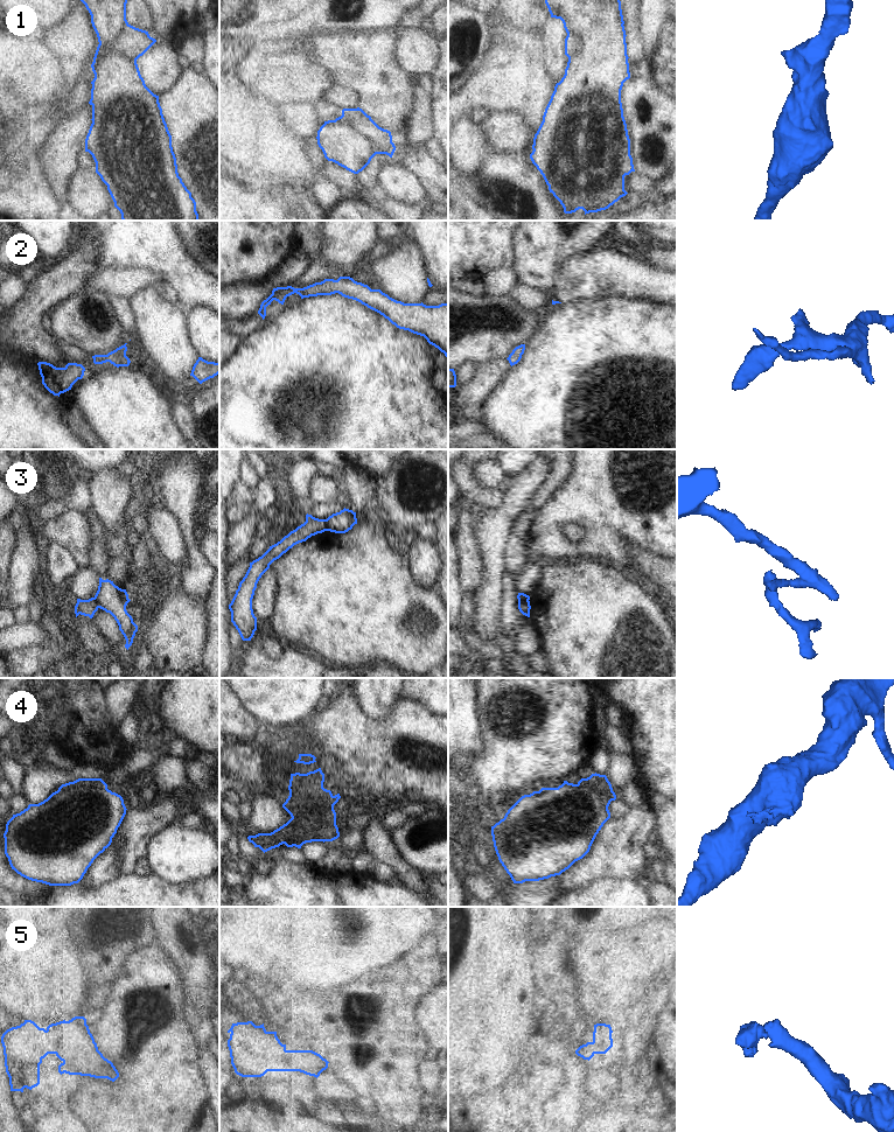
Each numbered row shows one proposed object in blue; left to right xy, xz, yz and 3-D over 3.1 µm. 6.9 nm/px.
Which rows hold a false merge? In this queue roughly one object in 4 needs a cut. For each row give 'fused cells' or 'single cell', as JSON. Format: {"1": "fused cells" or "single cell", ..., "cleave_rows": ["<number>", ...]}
{"1": "fused cells", "2": "single cell", "3": "fused cells", "4": "single cell", "5": "single cell", "cleave_rows": ["1", "3"]}

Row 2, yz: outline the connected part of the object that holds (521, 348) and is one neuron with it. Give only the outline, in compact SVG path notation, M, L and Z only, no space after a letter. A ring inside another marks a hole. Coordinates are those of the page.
M521 344L512 350L512 352L507 358L511 366L521 361L524 350L525 350L525 344Z

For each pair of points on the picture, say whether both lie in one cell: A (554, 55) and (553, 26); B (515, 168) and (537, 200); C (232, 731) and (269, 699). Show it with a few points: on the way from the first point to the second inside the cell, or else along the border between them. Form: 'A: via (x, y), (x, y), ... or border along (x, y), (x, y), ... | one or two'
A: via (554, 48), (554, 33) | one
B: via (516, 176), (531, 191) | one
C: border along (235, 693), (241, 705), (260, 725), (263, 732) | two

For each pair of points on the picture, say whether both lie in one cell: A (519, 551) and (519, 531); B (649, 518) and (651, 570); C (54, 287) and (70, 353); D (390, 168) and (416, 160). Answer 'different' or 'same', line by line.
A: same
B: different
C: different
D: different

